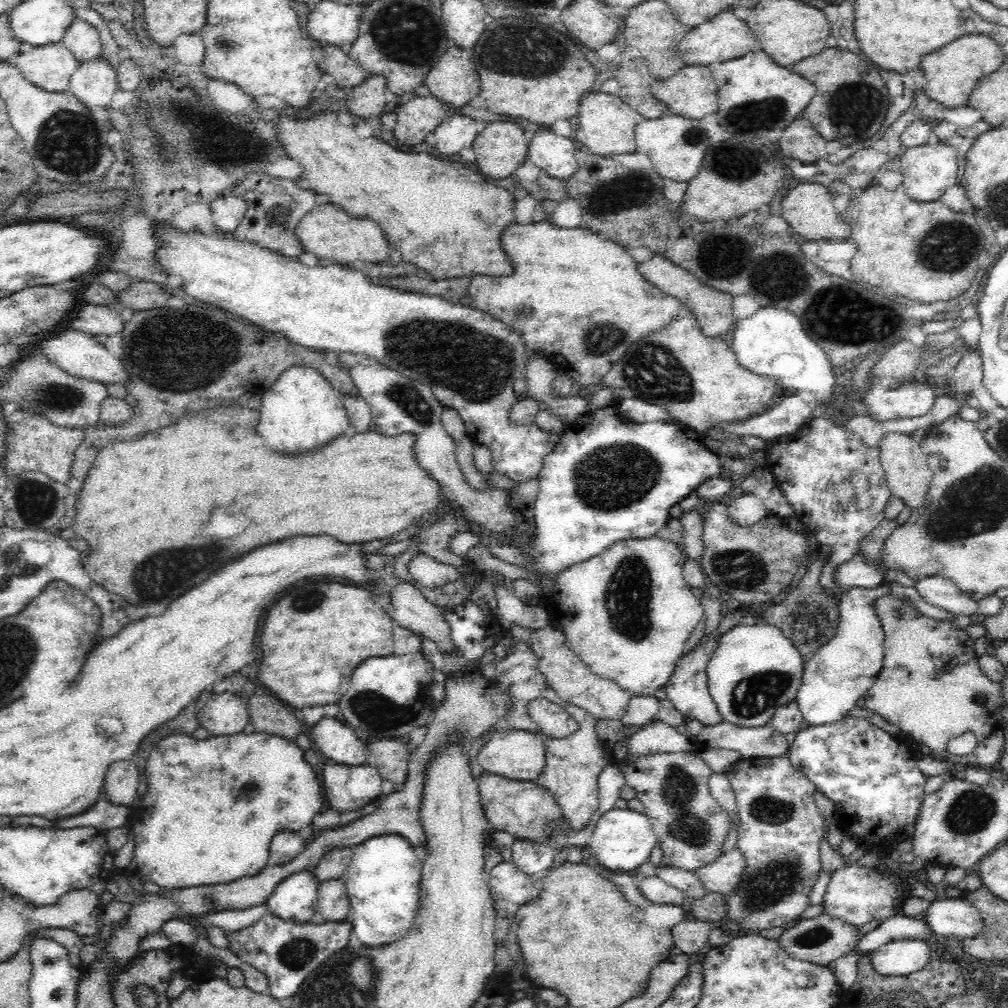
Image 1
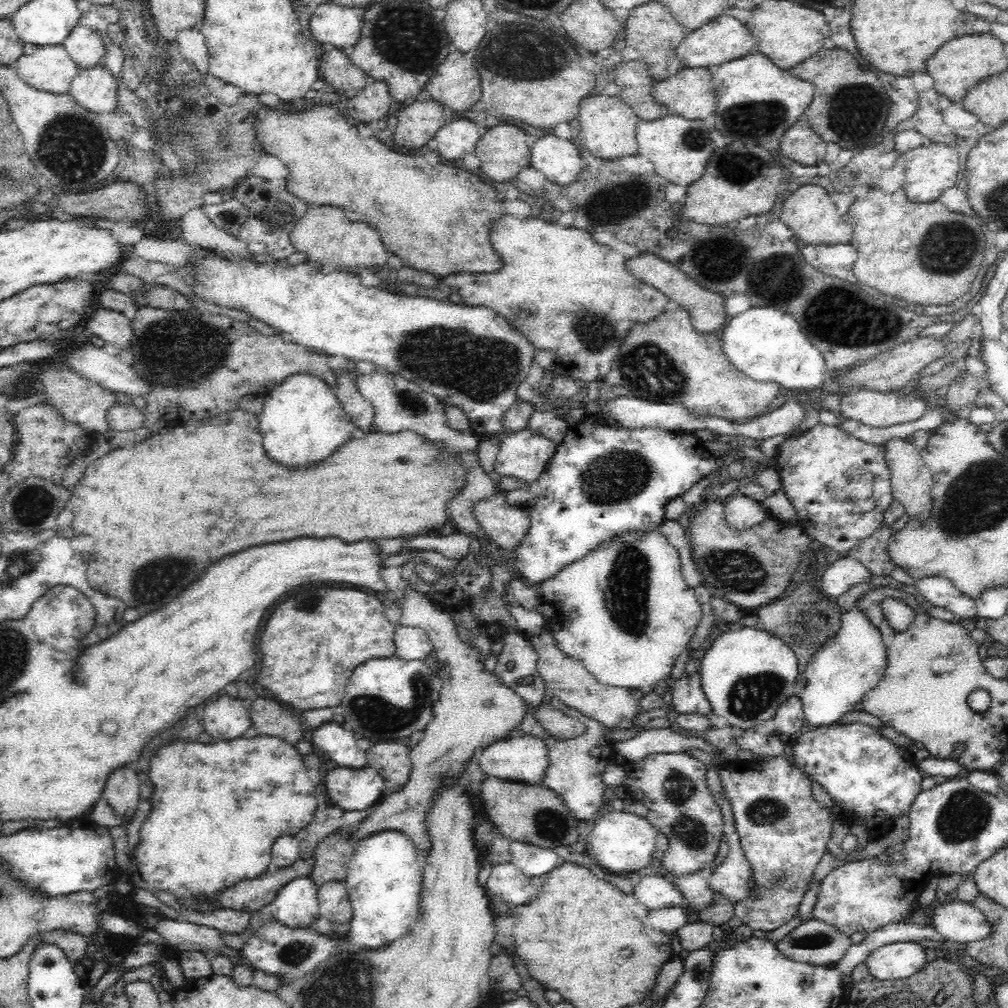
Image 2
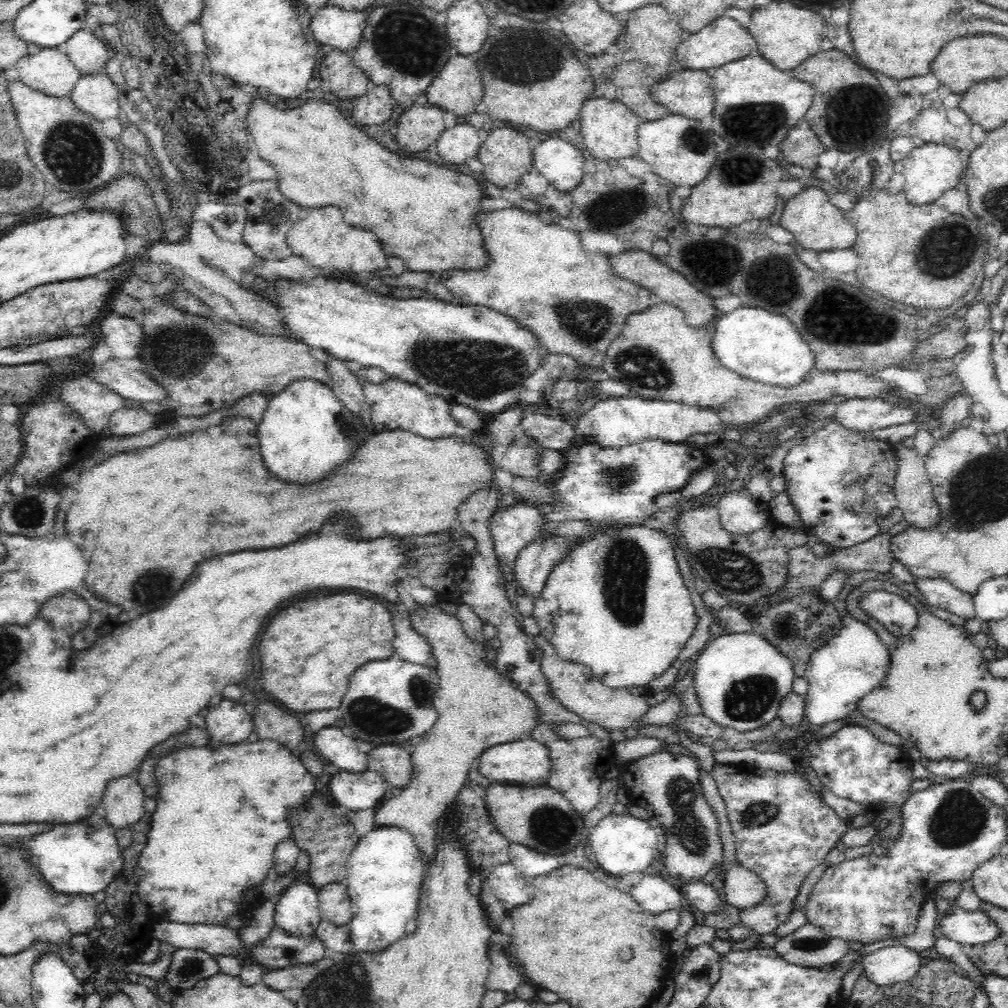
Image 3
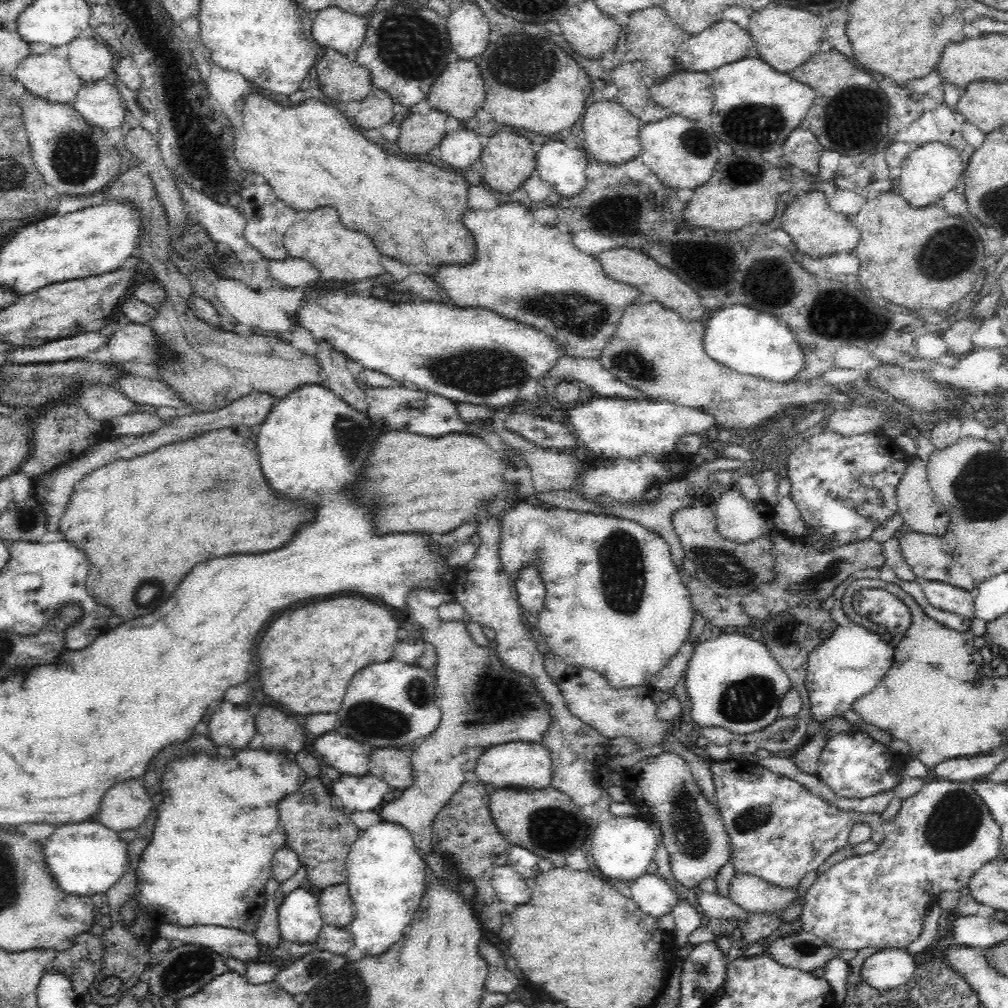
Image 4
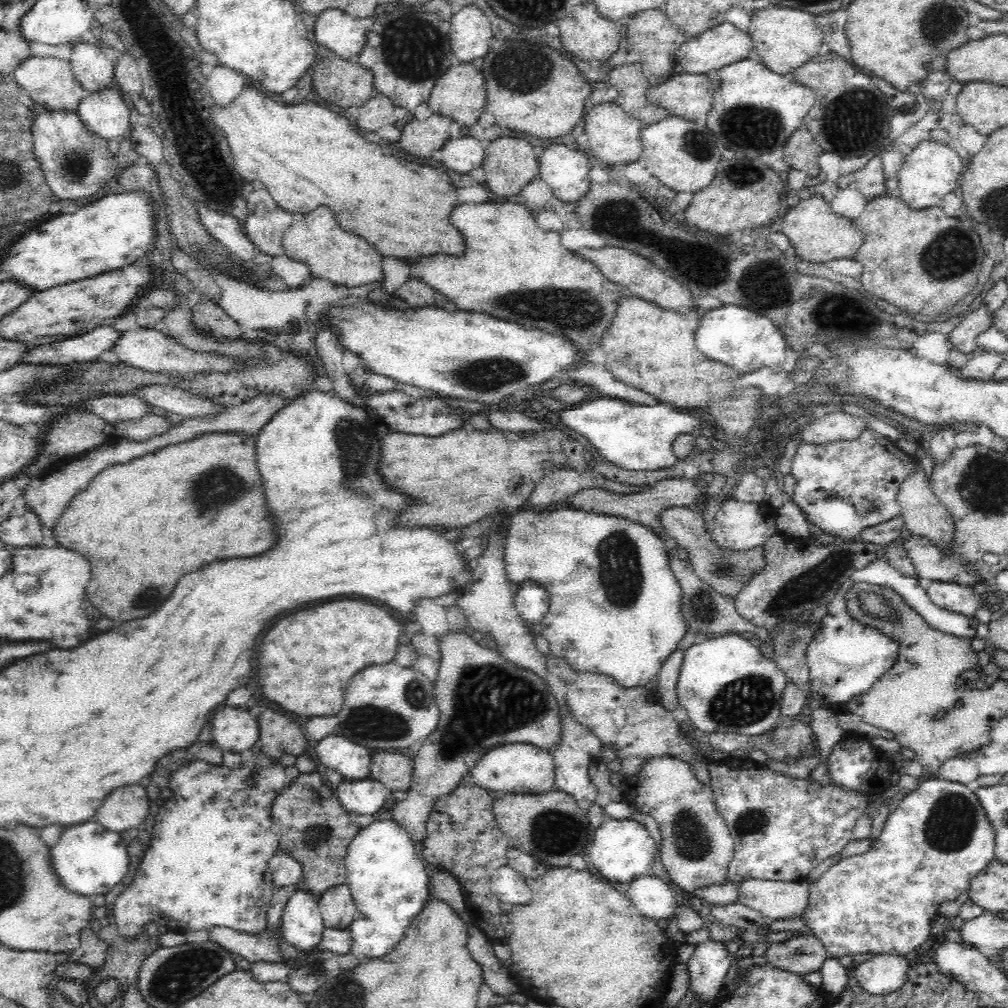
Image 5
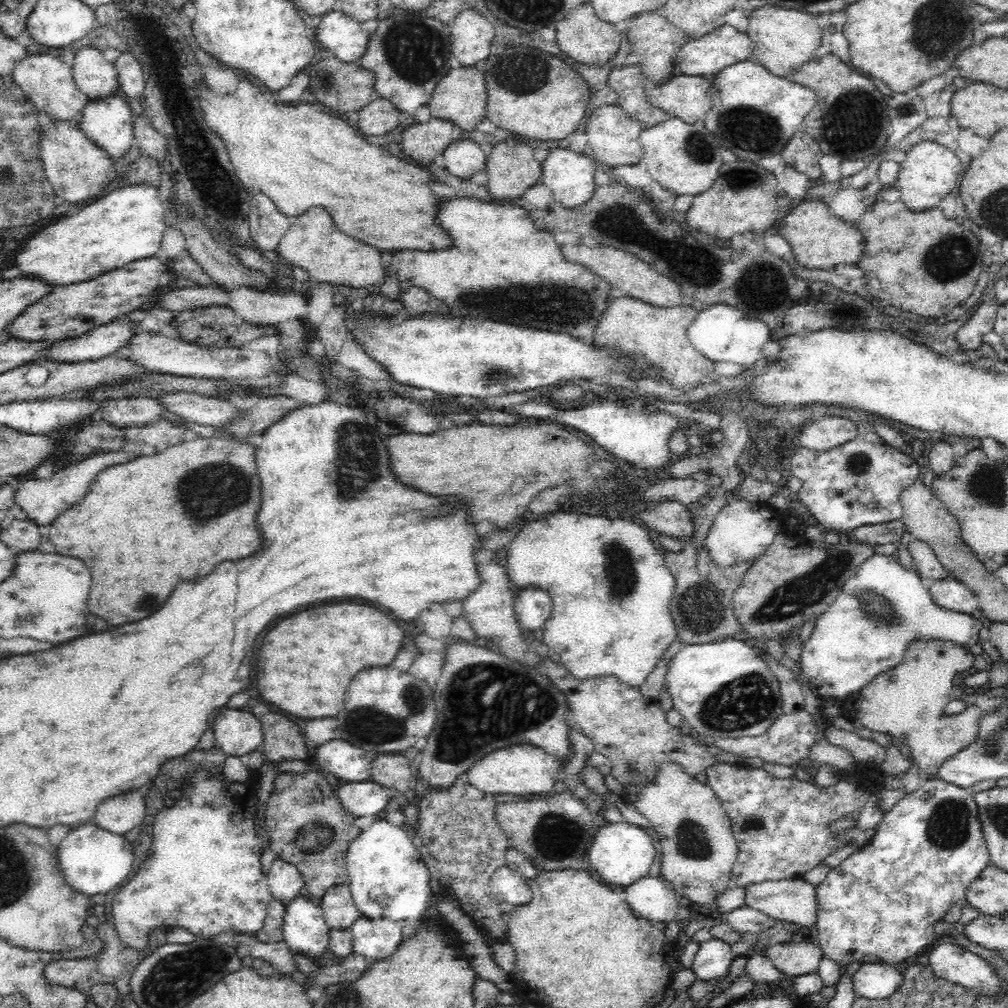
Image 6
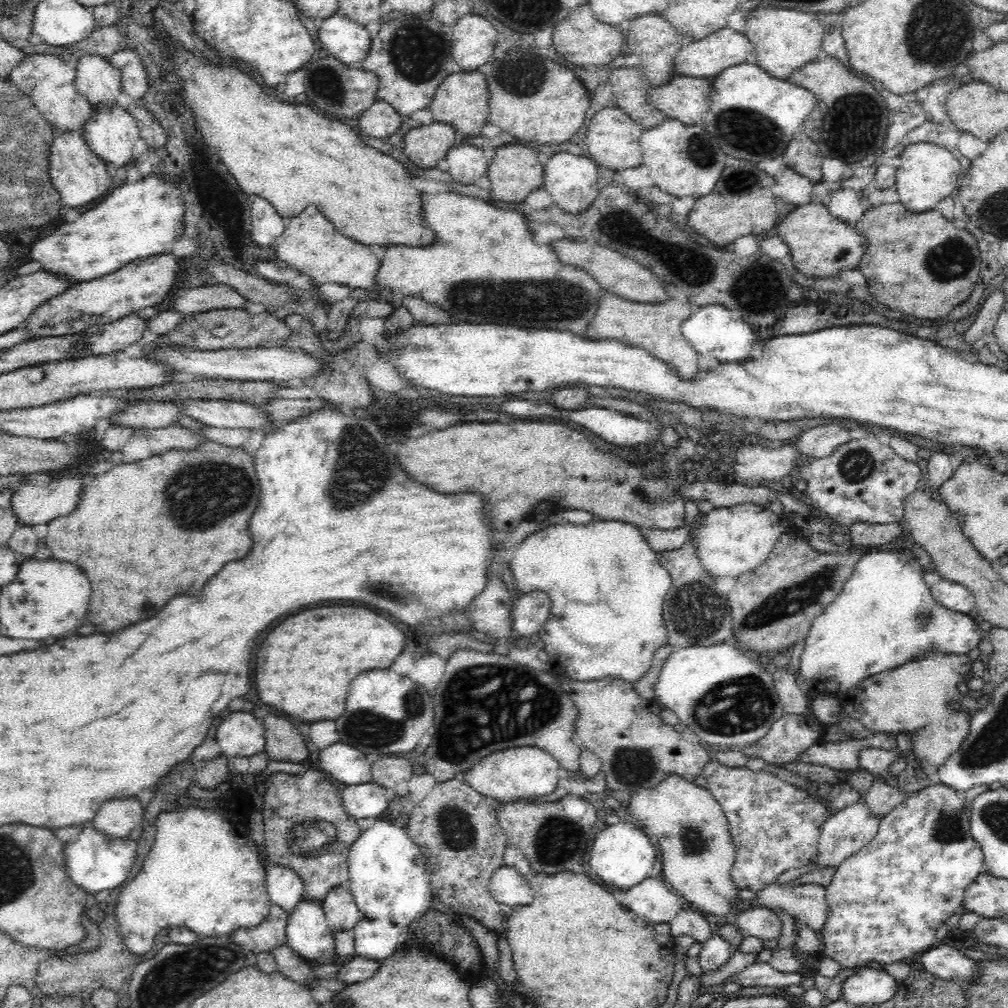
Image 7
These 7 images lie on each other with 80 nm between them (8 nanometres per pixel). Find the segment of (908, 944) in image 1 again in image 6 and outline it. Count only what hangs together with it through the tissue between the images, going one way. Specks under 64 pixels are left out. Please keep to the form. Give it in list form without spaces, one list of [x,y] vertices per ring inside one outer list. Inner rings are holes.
[[[864,962],[854,976],[852,985],[854,995],[868,1000],[885,999],[892,996],[892,992],[898,990],[902,984],[902,976],[896,972],[892,963],[872,964]]]

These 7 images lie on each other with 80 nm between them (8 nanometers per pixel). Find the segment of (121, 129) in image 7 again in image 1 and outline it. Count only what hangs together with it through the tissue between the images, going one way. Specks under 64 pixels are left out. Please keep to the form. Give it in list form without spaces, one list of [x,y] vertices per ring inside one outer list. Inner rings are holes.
[[[103,56],[84,61],[72,73],[69,90],[88,108],[112,108],[112,96],[116,92],[117,72]]]

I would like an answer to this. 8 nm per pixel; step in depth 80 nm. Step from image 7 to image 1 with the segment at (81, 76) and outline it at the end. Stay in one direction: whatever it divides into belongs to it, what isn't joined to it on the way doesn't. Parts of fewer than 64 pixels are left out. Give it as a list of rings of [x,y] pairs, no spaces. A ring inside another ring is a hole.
[[[75,18],[61,41],[79,63],[102,56],[101,37],[88,21]]]

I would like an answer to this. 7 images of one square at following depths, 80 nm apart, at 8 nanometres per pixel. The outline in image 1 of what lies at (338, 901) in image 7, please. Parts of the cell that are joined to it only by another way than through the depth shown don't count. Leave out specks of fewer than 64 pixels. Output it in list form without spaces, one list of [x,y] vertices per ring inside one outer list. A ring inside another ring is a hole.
[[[327,880],[317,890],[317,911],[330,922],[344,922],[349,913],[349,898],[343,880]]]

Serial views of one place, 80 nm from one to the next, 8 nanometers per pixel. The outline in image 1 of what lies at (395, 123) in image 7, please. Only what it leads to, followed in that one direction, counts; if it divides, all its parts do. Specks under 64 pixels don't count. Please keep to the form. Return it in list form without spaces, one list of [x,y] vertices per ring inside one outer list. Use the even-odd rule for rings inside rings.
[[[369,76],[360,86],[355,87],[354,94],[352,97],[348,97],[347,107],[350,111],[350,114],[355,117],[360,117],[363,119],[370,118],[380,118],[384,113],[384,108],[386,108],[386,94],[384,93],[387,90],[387,80],[384,76]]]

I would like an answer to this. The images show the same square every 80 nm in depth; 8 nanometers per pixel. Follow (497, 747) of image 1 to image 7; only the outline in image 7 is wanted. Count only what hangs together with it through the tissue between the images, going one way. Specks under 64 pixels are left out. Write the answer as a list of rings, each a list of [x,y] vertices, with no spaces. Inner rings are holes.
[[[536,747],[508,748],[494,752],[468,769],[460,775],[461,779],[474,791],[496,799],[501,805],[553,794],[560,778],[558,761],[548,752]]]

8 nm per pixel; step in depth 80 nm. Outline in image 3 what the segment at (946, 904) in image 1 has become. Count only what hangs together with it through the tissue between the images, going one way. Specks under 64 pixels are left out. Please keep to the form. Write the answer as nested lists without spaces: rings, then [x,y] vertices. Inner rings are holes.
[[[952,905],[941,922],[944,936],[966,949],[992,942],[999,937],[997,922],[985,912],[965,911]]]

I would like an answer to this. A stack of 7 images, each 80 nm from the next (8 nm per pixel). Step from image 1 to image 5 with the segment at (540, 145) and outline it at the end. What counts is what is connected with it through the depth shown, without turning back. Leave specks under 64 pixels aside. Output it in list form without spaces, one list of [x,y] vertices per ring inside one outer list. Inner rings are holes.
[[[553,144],[538,157],[539,177],[550,187],[553,196],[566,203],[578,202],[590,188],[591,155],[585,148],[570,149],[566,144]]]

